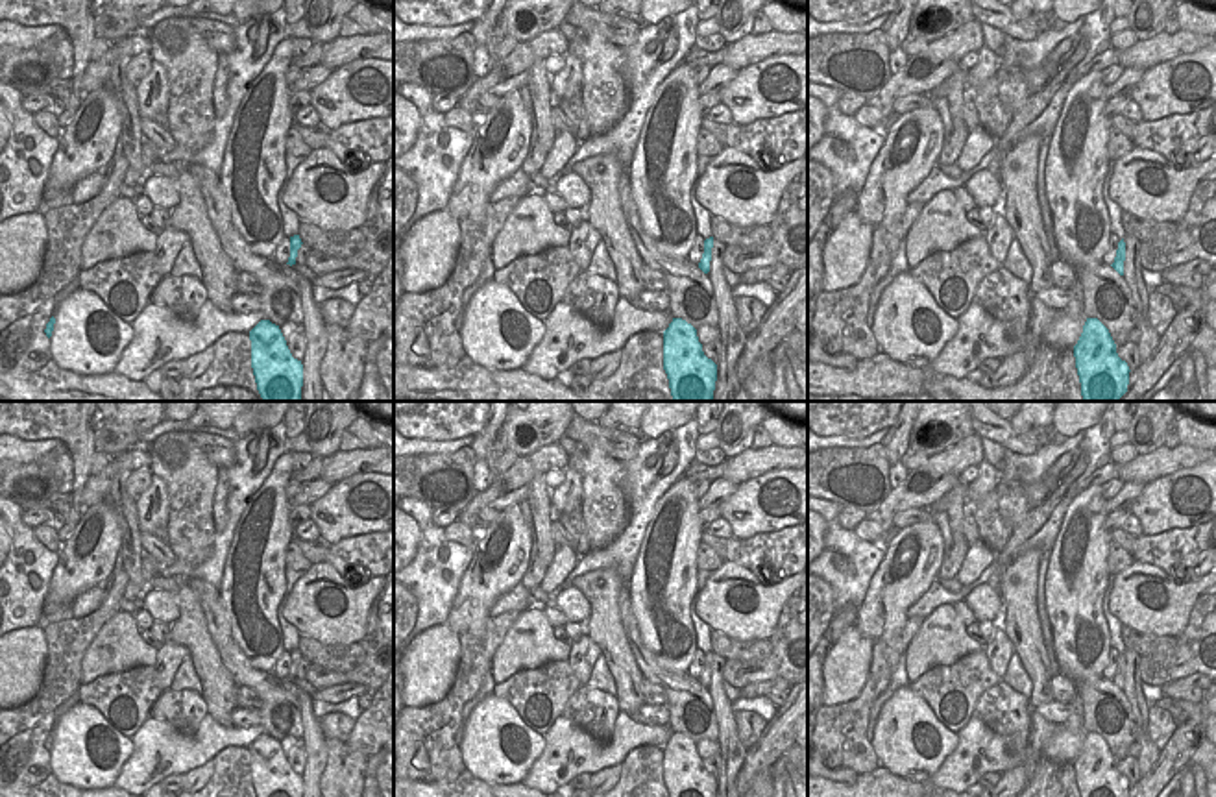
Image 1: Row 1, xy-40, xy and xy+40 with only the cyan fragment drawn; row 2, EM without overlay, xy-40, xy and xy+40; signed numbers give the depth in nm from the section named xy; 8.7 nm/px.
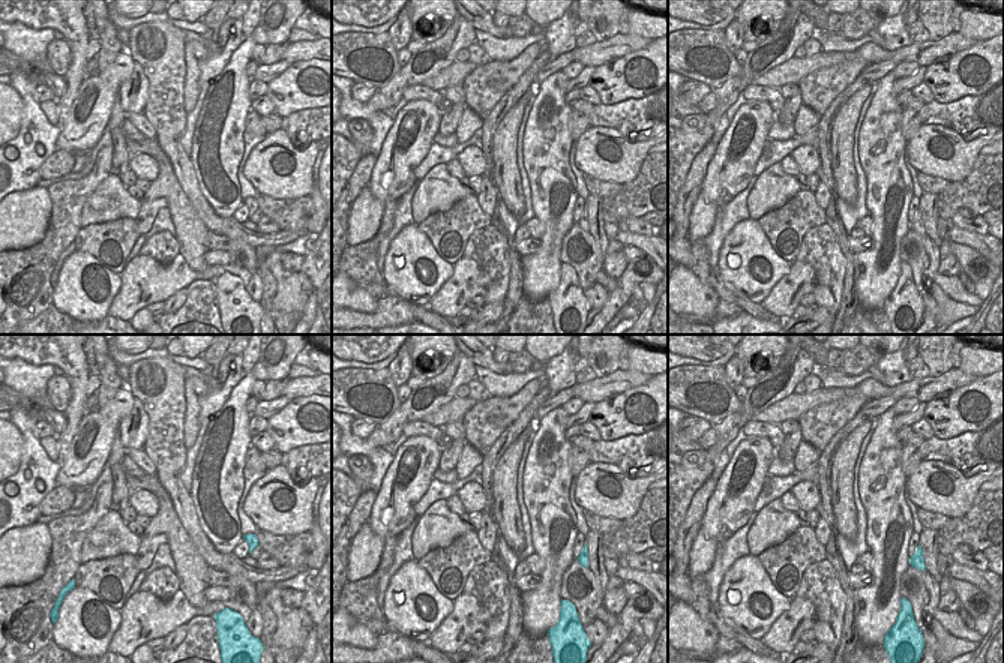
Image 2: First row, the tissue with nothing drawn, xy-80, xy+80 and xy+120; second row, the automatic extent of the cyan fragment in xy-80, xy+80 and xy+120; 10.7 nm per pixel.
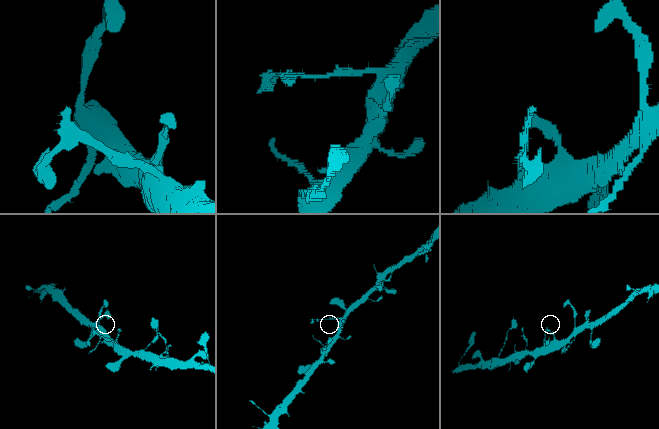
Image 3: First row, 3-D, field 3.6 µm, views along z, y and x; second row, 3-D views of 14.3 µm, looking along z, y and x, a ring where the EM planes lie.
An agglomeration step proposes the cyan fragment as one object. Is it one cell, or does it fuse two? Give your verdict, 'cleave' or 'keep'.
keep

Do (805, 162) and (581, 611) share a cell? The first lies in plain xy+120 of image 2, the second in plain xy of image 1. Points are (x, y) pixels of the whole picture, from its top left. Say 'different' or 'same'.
same

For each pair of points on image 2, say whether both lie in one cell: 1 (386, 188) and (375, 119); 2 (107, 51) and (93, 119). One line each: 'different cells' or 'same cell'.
1: different cells
2: different cells

